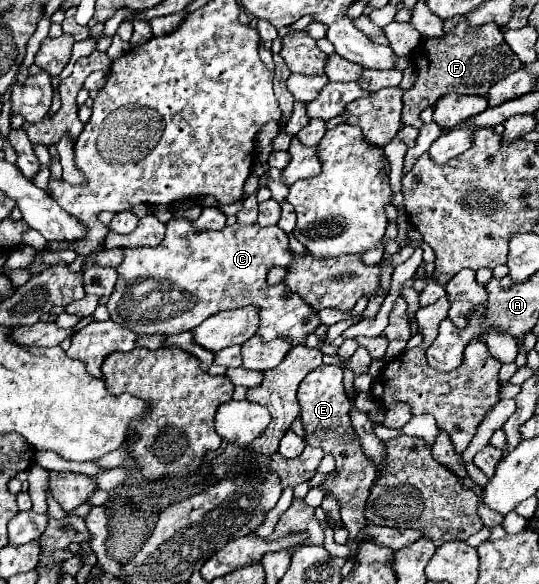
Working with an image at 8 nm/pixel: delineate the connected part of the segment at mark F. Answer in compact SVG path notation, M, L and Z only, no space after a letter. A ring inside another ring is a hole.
M455 16L445 20L445 36L439 40L421 40L415 52L411 54L411 62L419 74L415 86L403 94L403 124L413 128L423 126L419 114L425 108L433 108L433 104L449 92L455 94L475 94L487 96L487 90L521 68L521 60L511 52L509 44L503 40L503 32L497 24L485 26L467 26L463 16Z

